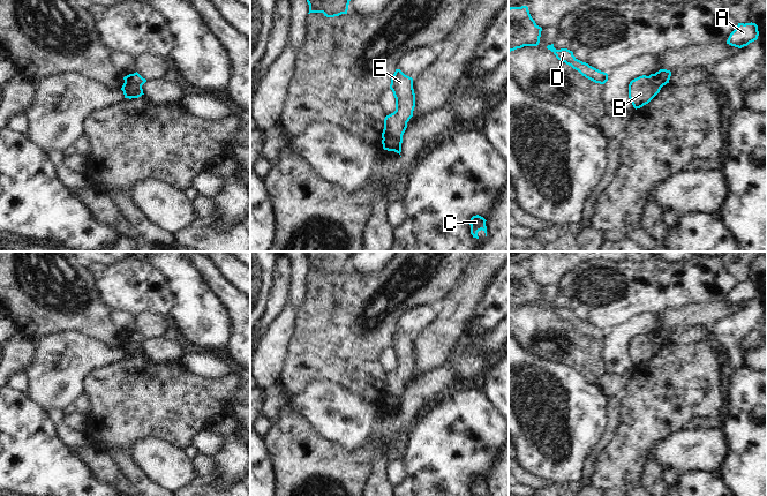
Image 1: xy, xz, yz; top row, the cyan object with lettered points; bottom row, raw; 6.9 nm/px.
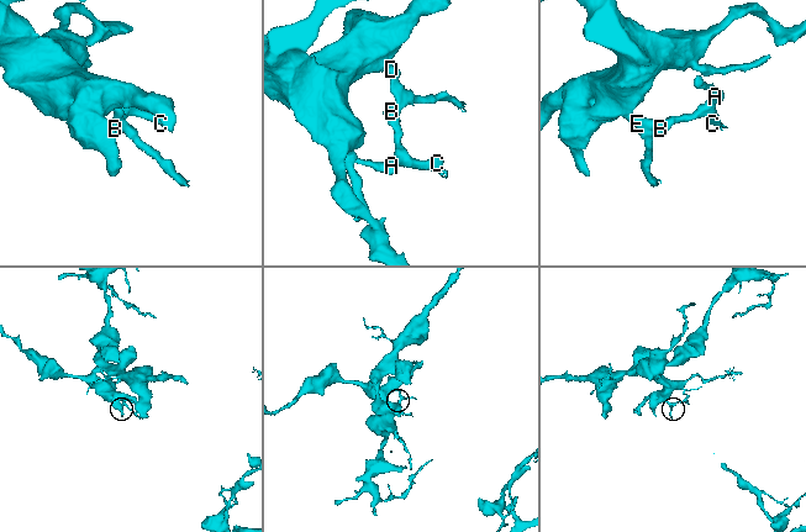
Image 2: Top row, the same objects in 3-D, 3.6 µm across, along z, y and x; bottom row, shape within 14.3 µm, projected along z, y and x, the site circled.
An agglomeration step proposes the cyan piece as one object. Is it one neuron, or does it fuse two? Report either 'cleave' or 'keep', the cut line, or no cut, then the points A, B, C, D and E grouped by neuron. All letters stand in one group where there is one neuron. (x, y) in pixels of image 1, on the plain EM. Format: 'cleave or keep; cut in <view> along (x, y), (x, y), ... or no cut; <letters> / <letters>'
cleave; cut in xz along (401, 393), (383, 398); A C / B D E

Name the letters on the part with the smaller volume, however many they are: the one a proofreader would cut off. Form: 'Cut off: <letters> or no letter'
Cut off: A, C

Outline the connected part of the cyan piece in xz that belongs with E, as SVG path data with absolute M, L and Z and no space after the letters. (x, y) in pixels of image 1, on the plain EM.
M396 328L391 336L390 347L396 356L396 369L384 377L383 398L401 396L415 366L412 336L405 333L400 328Z

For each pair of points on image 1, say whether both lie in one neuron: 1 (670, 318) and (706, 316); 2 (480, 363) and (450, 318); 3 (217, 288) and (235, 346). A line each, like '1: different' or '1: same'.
1: same
2: different
3: same

